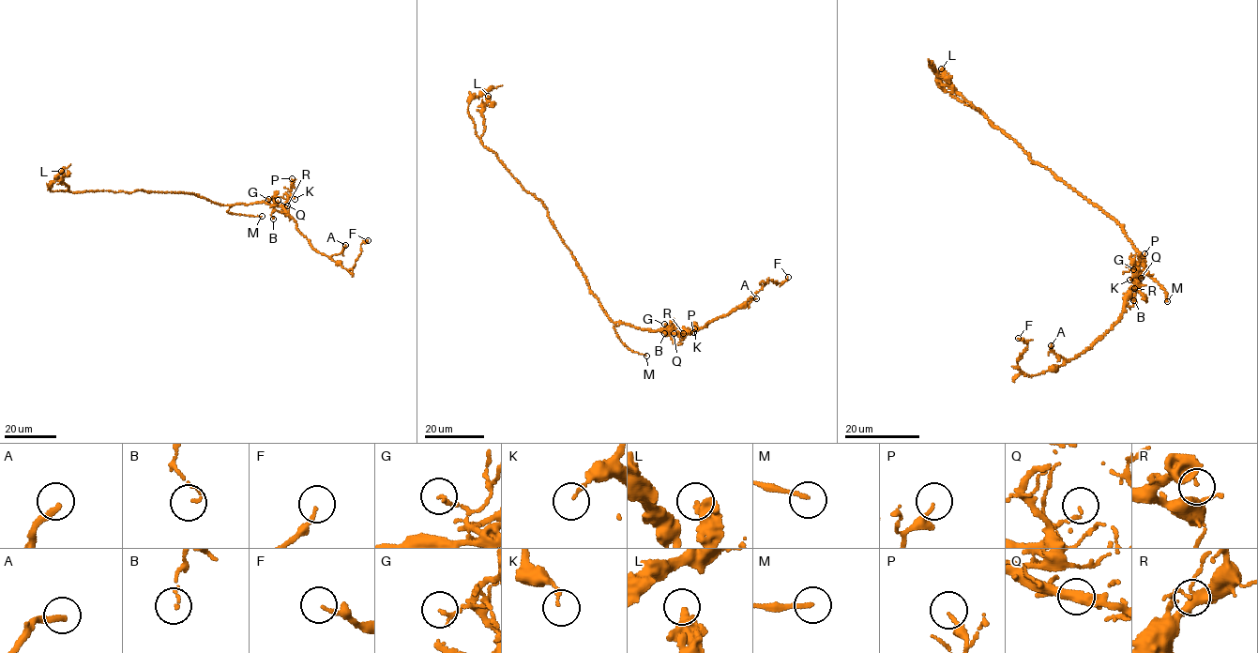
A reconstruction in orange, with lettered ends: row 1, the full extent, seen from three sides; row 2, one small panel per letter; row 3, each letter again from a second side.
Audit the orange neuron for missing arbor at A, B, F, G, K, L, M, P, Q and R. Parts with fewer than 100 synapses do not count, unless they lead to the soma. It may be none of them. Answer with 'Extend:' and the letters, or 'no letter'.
Extend: M

